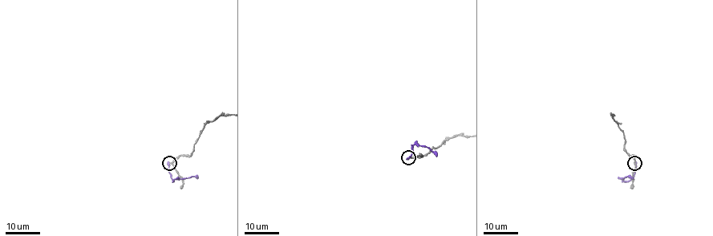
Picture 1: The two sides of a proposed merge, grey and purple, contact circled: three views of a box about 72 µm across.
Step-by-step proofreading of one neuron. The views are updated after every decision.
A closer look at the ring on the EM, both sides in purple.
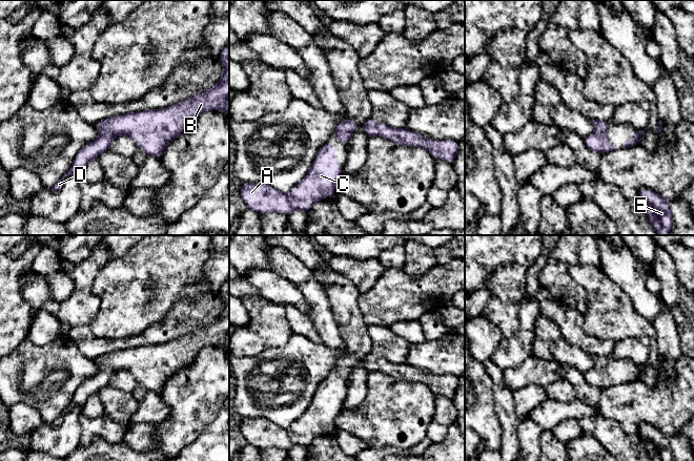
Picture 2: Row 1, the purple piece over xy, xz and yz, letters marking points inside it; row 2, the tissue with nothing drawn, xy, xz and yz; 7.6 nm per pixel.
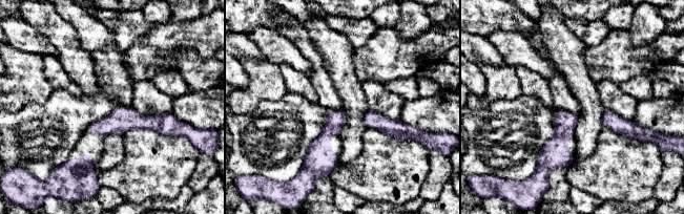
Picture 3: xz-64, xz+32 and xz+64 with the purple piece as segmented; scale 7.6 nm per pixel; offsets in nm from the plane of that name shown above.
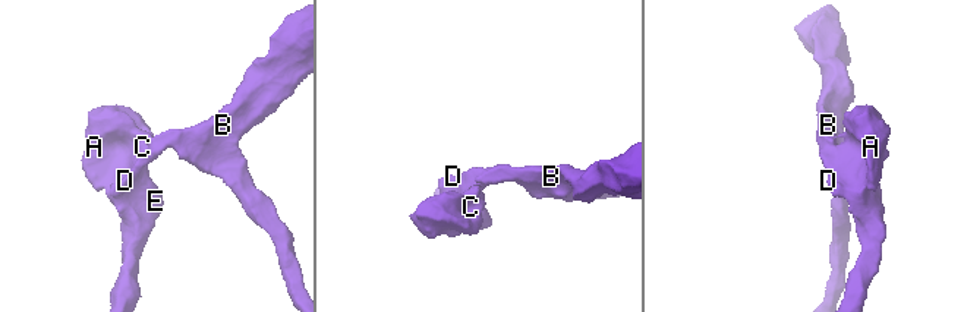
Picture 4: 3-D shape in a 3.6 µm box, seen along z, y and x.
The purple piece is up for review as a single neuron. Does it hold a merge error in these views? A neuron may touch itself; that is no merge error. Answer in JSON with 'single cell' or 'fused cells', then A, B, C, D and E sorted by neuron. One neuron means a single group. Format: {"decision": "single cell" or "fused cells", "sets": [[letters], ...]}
{"decision": "single cell", "sets": [["A", "B", "C", "D", "E"]]}

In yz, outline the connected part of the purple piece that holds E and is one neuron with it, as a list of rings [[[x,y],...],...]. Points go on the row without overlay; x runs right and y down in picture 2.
[[[642,422],[639,424],[638,436],[644,441],[652,461],[673,461],[671,437],[653,425]]]

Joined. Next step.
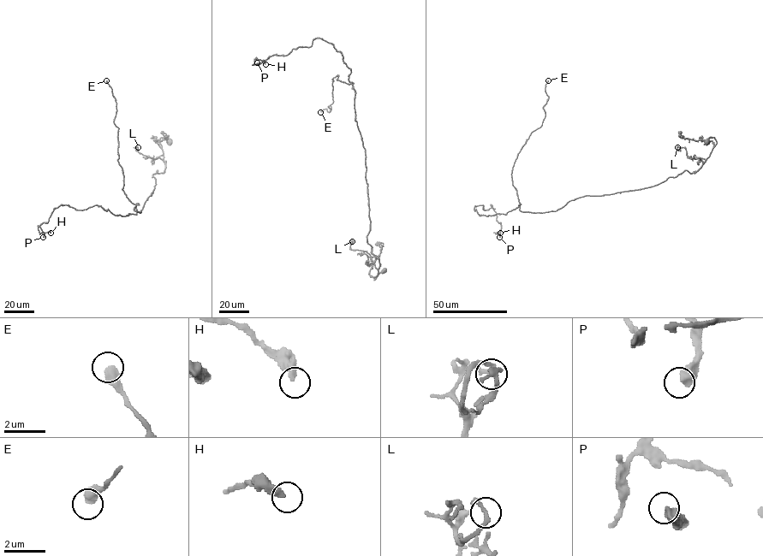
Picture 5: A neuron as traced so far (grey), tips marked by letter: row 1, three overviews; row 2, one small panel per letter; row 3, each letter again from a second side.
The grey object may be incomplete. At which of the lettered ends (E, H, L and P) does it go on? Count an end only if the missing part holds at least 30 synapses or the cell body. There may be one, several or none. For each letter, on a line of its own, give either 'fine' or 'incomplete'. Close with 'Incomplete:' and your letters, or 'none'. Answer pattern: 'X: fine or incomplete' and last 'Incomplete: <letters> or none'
E: fine
H: fine
L: fine
P: fine
Incomplete: none

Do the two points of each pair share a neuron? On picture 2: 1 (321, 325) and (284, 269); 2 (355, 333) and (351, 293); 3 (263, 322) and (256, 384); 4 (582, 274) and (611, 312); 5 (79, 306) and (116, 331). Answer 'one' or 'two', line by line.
1: one
2: one
3: two
4: one
5: two

